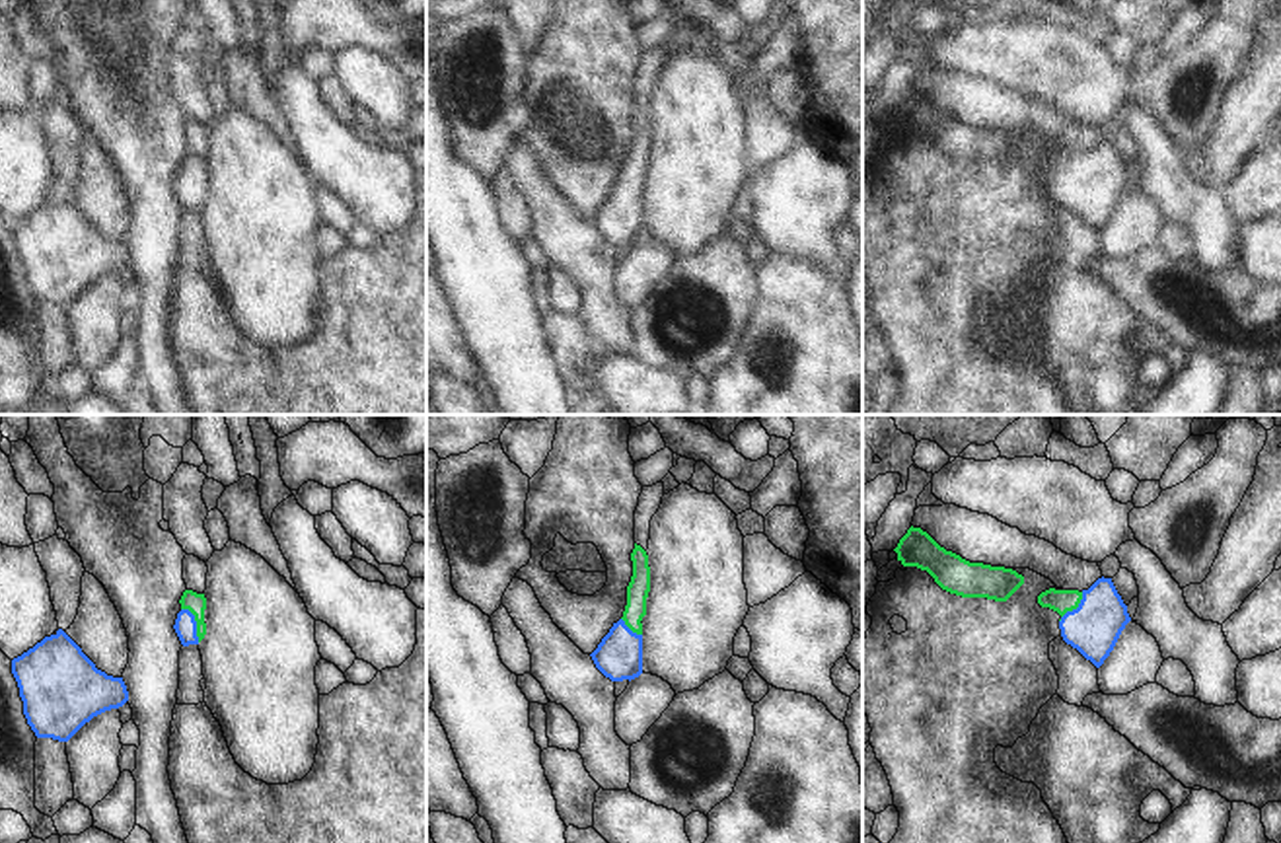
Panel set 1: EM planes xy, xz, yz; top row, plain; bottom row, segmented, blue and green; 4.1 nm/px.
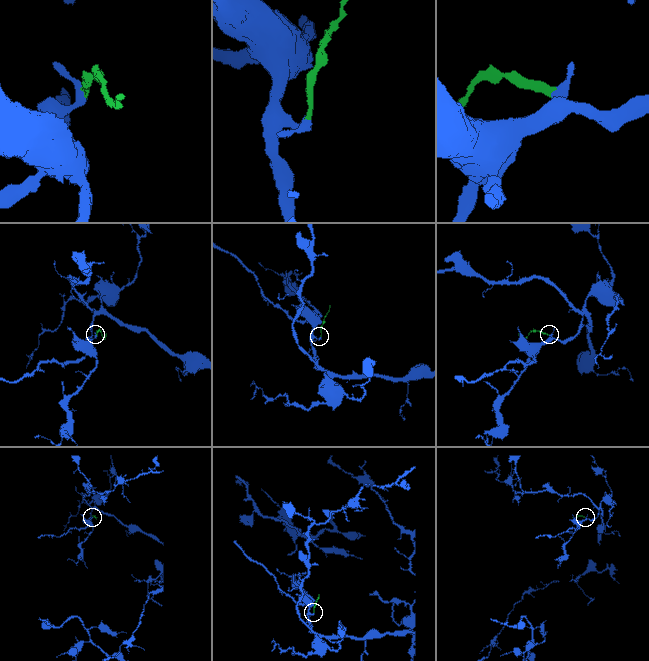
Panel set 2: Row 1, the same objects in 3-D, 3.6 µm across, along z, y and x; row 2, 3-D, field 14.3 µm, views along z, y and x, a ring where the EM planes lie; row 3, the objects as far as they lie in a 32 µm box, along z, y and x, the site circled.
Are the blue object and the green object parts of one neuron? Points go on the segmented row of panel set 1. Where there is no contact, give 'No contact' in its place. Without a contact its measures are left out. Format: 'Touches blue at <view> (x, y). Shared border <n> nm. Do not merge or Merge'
Touches blue at xy (195, 623). Shared border 160 nm. Merge

